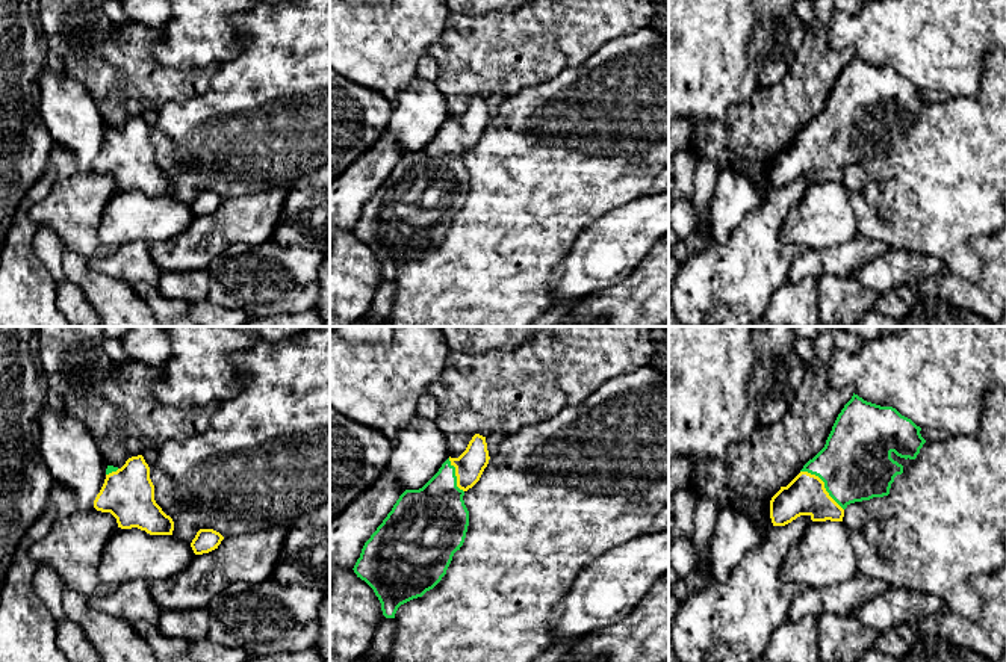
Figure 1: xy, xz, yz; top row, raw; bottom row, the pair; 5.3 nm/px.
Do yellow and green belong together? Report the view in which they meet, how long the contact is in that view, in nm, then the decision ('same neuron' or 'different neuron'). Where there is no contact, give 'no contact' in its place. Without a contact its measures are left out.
yz | 320 nm | same neuron

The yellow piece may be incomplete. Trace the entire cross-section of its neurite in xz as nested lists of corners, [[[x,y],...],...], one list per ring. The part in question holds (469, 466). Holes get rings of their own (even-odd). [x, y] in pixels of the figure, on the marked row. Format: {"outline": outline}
{"outline": [[[475,434],[466,450],[458,458],[449,456],[422,488],[405,490],[365,543],[352,570],[374,589],[386,618],[395,618],[401,605],[422,597],[446,574],[469,526],[463,496],[480,481],[489,459],[486,437]]]}

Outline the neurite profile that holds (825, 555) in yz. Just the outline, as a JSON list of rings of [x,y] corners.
[[[812,521],[784,562],[782,579],[808,586],[843,583],[859,573],[849,527],[843,521]]]

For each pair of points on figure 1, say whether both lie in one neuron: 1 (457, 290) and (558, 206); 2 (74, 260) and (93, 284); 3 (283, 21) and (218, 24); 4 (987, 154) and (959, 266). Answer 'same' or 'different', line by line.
1: same
2: same
3: different
4: same

